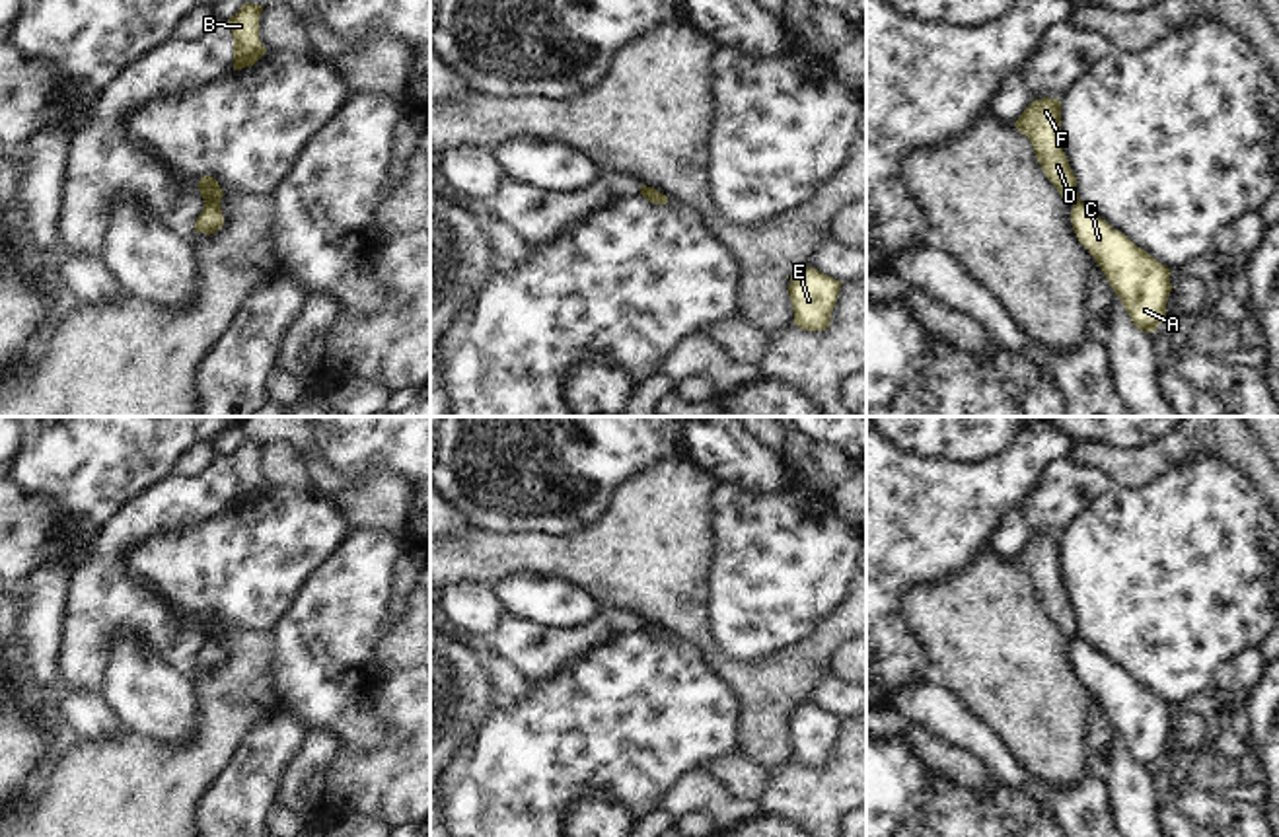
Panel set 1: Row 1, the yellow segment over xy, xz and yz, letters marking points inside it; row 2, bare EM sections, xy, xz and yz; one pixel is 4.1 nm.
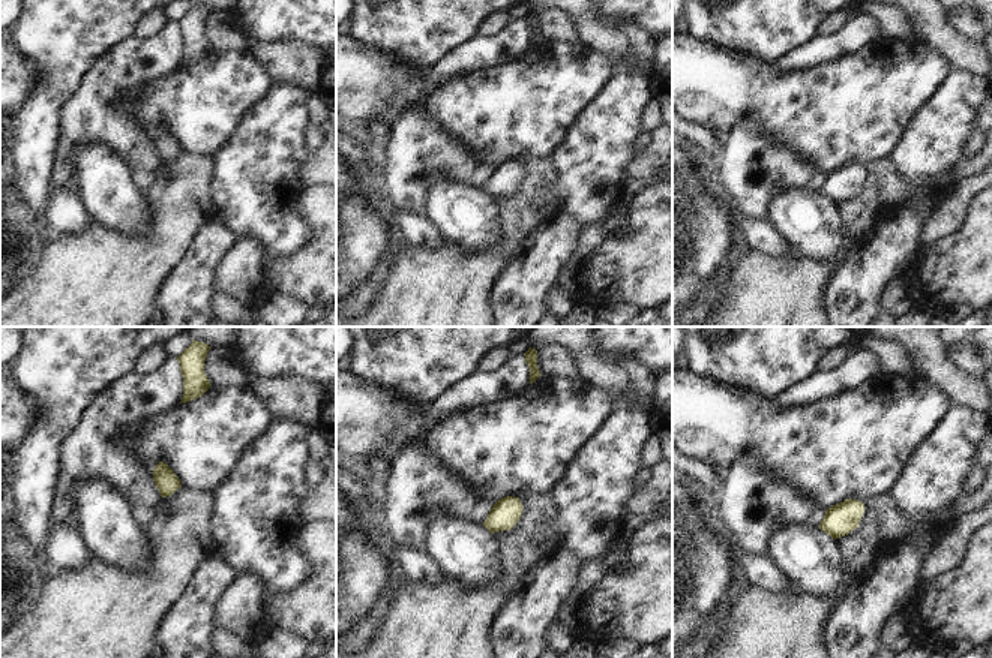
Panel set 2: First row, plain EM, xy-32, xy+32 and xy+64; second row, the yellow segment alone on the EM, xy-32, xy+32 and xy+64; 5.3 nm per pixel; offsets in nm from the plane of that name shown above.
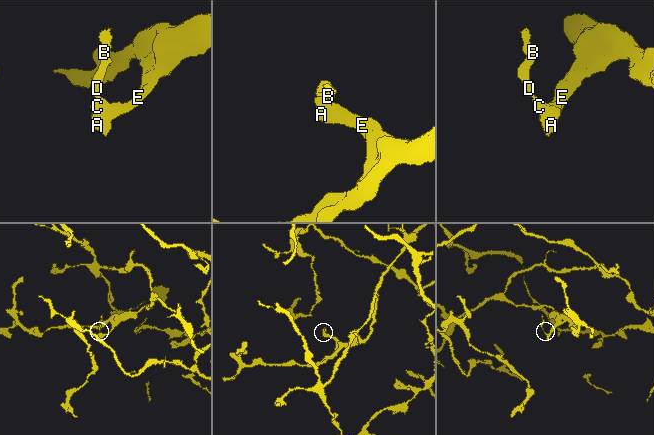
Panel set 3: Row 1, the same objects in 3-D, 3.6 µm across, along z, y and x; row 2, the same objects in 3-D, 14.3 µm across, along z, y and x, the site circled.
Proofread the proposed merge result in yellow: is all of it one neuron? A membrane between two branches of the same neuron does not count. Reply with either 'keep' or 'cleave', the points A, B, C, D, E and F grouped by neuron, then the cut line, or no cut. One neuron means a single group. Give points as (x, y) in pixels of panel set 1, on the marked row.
cleave | A C E / B D F | xy (219, 199), (205, 203)

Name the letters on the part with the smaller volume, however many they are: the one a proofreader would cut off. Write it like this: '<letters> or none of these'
B, D, F

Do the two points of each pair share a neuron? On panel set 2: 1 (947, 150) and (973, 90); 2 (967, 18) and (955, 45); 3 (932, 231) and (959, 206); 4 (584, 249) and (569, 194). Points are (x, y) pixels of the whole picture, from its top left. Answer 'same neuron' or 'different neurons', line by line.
1: same neuron
2: different neurons
3: same neuron
4: different neurons

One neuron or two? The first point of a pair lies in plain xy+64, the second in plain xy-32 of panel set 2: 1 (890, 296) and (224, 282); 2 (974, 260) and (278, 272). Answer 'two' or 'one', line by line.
1: two
2: one

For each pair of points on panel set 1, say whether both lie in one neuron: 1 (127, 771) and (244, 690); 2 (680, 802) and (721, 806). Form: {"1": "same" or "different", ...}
{"1": "same", "2": "same"}

